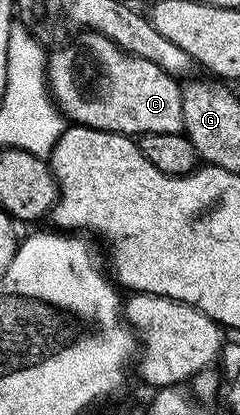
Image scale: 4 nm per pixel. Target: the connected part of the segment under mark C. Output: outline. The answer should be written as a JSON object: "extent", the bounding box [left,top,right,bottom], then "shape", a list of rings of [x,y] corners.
{"extent":[46,31,183,135],"shape":[[[82,31],[75,37],[78,38],[74,45],[66,45],[55,53],[51,52],[46,63],[49,94],[64,118],[76,125],[87,125],[89,129],[103,129],[123,135],[183,132],[182,90],[175,78],[170,77],[156,63],[124,51],[103,33]]]}

